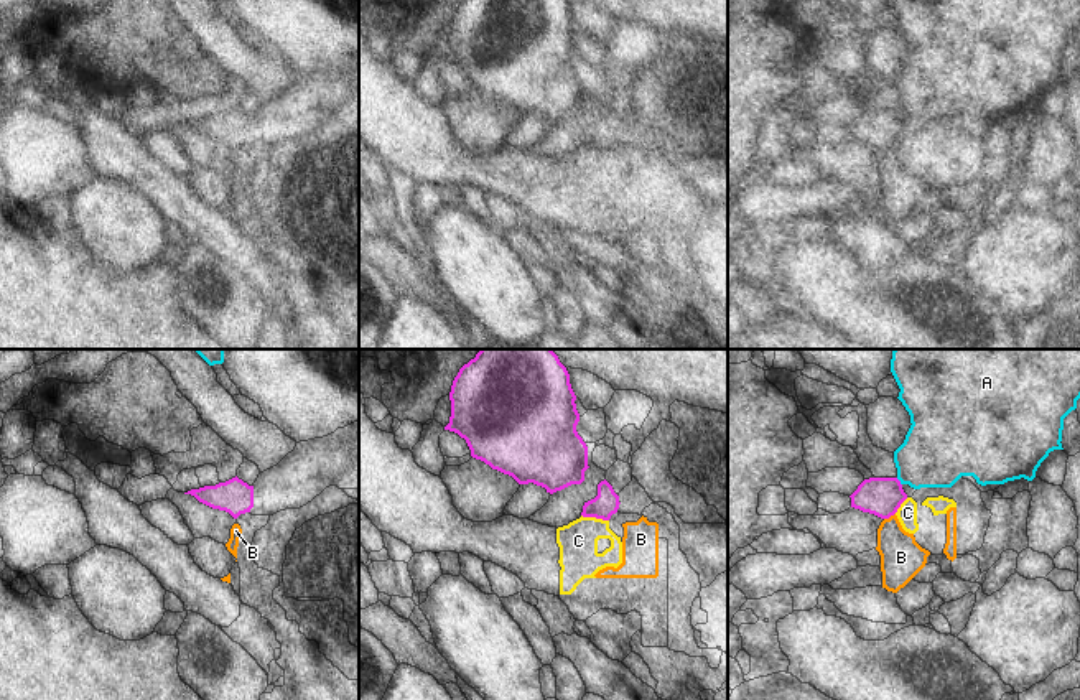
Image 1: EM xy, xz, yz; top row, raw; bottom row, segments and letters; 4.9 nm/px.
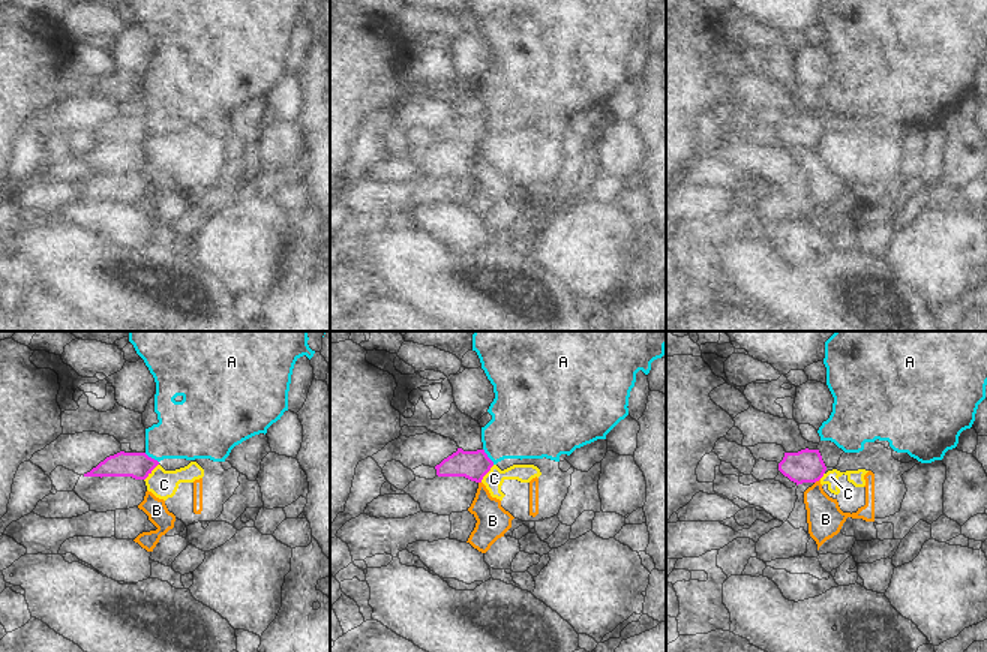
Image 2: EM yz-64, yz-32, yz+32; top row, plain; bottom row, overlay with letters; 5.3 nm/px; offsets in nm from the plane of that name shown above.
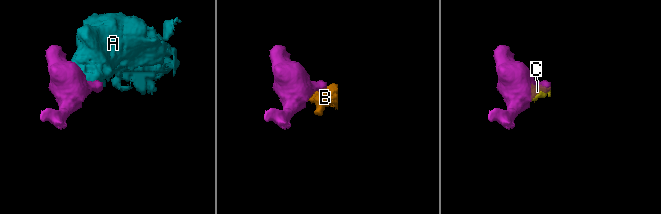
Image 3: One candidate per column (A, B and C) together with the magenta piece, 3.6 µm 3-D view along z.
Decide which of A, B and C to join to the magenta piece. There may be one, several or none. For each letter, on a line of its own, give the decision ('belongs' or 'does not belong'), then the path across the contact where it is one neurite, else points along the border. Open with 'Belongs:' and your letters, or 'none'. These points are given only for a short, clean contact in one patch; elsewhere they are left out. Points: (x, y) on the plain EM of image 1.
Belongs: none
A: does not belong | along yz (896, 109), (901, 116)
B: does not belong | along yz (894, 144), (884, 150)
C: does not belong | along xz (581, 145), (608, 152)

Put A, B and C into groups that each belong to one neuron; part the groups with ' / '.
A / B C

